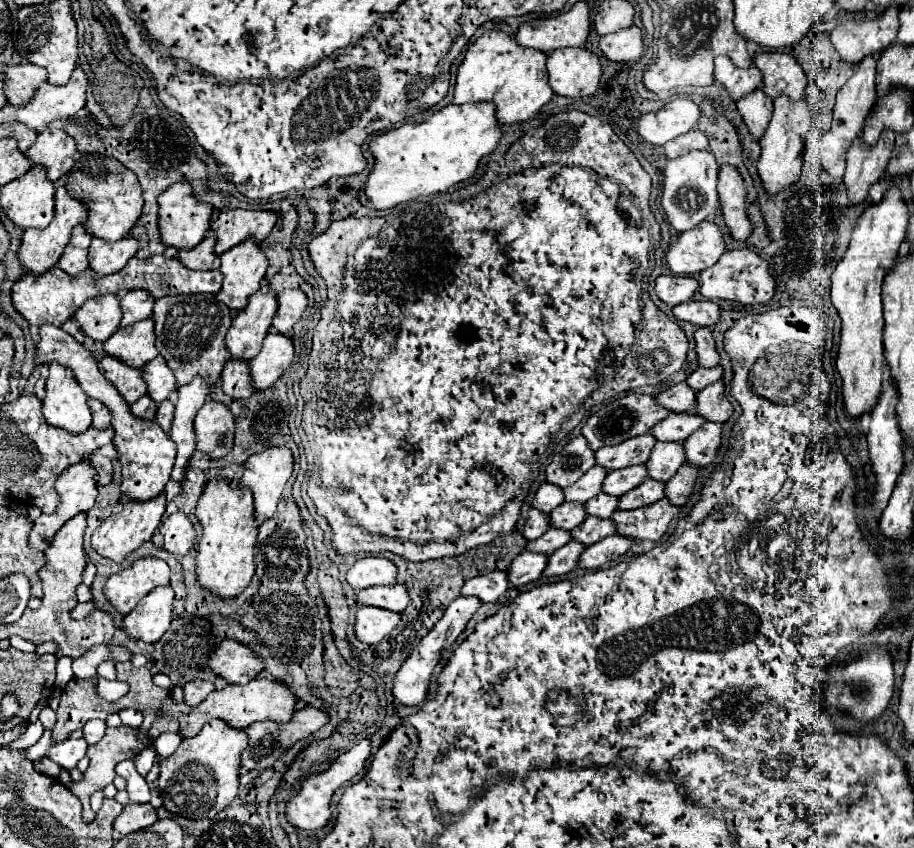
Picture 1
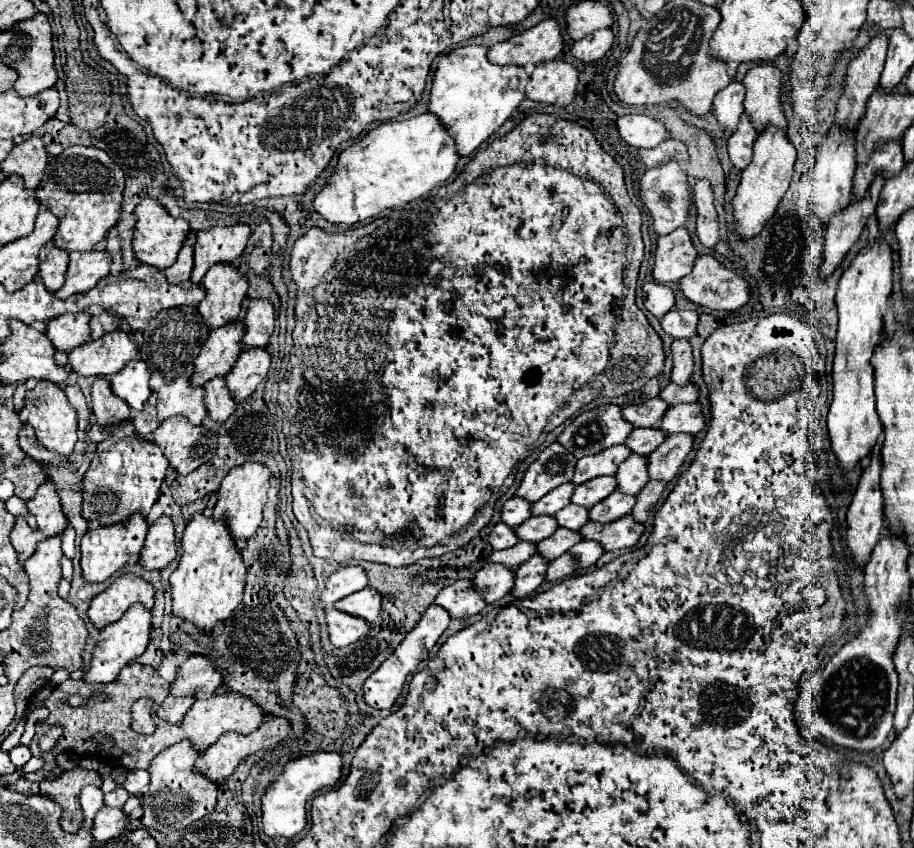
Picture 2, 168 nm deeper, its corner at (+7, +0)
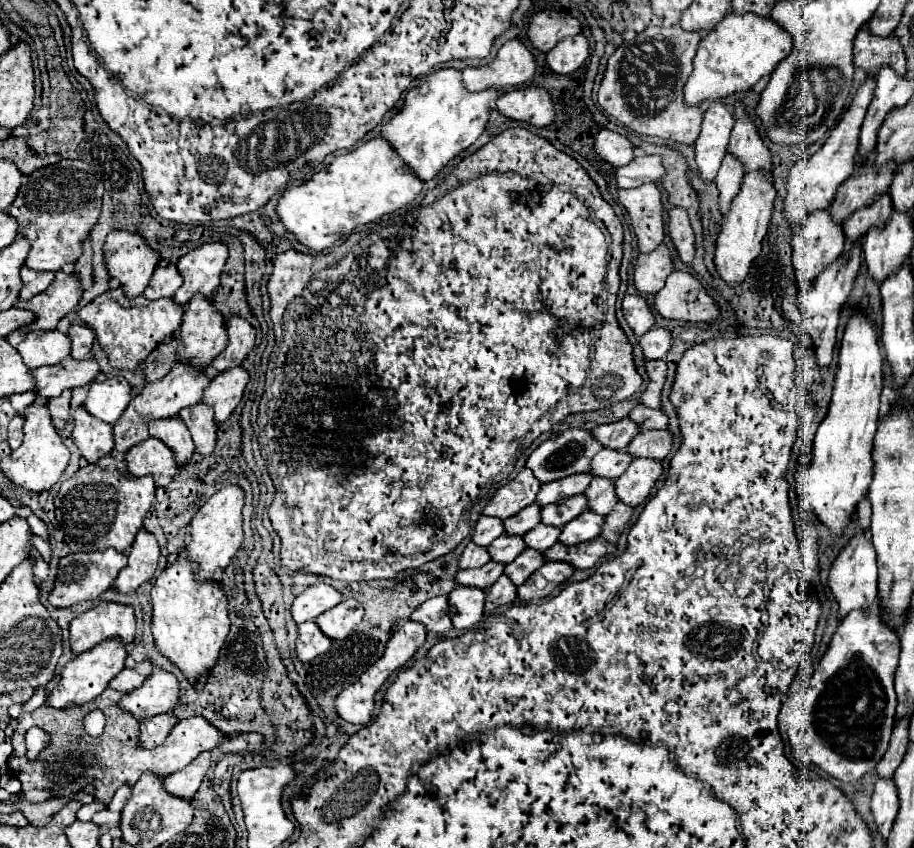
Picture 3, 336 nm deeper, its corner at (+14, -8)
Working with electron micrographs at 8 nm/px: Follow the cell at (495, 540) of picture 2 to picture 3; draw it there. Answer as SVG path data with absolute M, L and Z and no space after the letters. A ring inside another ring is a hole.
M468 544L458 560L458 568L460 570L466 570L466 568L480 568L484 566L486 562L490 562L490 558L486 556L486 550L484 548L478 548L476 544Z

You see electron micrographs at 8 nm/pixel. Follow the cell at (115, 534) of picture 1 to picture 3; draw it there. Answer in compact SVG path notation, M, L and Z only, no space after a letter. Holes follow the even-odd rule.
M114 550L106 552L78 552L78 554L68 554L66 558L60 560L58 564L58 574L54 580L54 586L48 594L48 602L54 608L70 608L78 602L86 600L96 600L102 592L112 588L118 572L126 566L126 556Z

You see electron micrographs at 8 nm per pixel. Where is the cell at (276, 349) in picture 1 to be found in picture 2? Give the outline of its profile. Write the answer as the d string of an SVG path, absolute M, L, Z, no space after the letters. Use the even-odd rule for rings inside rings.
M247 348L245 352L241 352L237 364L233 366L233 372L225 376L231 396L237 402L249 398L255 392L257 384L263 382L263 378L267 376L269 366L271 354L265 348Z

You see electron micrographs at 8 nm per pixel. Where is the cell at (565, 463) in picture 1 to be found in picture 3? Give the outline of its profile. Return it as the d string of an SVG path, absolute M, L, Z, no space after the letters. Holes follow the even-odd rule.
M524 468L518 472L516 478L512 478L494 492L494 498L486 504L482 514L498 520L516 516L520 510L524 510L536 500L538 488L540 484L538 480L534 480L534 474L528 468Z

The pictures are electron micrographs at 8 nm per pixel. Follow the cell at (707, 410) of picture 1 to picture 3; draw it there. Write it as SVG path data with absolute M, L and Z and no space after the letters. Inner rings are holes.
M654 430L654 432L640 432L634 436L634 440L628 444L626 452L632 458L652 458L662 460L668 456L672 448L670 432L668 430Z

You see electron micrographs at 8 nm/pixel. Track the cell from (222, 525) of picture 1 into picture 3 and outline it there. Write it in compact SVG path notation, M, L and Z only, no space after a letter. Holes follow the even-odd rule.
M178 556L166 570L156 578L156 584L152 588L152 636L154 636L154 646L158 652L168 658L172 664L180 668L180 672L188 680L200 680L204 674L210 674L214 666L218 664L222 644L226 640L228 628L230 628L230 618L226 610L228 602L224 596L224 590L220 588L218 582L206 582L198 584L194 580L194 564L186 560L186 556Z

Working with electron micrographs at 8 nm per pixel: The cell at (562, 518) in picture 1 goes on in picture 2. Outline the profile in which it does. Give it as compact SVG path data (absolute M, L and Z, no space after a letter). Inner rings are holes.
M533 516L525 524L521 524L515 532L521 536L521 540L529 542L541 542L543 538L551 536L559 528L555 516Z

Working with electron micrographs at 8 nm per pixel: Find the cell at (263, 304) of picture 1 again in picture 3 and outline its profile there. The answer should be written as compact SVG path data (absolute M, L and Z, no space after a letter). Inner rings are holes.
M174 364L164 378L160 378L156 382L146 383L142 392L136 395L136 398L130 400L126 412L112 426L112 430L114 430L114 450L118 454L126 454L126 450L130 450L134 444L148 438L146 426L148 426L150 420L169 418L177 415L182 408L198 404L208 382L210 380L206 378L204 372L194 372L194 368L186 368L186 364Z

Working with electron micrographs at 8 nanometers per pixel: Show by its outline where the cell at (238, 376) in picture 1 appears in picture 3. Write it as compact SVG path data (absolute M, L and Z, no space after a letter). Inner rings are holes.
M198 402L190 408L182 408L182 412L178 412L178 418L188 426L196 452L202 456L210 456L216 446L214 412L210 412L210 408L206 408L206 404Z

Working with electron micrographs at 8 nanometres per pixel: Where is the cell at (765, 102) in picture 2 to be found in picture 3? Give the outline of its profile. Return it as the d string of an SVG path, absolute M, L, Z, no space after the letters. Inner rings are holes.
M736 102L736 126L732 130L730 142L726 152L732 154L742 166L744 166L744 174L746 172L772 172L774 164L772 164L772 156L768 146L764 144L764 140L760 138L754 122L750 122L750 118L744 112L744 106L740 102Z

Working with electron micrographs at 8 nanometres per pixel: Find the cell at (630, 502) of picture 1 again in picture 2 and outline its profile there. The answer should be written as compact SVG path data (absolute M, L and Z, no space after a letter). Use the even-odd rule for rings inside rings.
M613 492L611 496L607 496L605 500L601 500L599 504L595 504L591 508L591 520L597 520L597 522L611 522L611 520L617 520L625 514L629 514L633 510L637 502L637 496L633 494L623 494L623 492Z

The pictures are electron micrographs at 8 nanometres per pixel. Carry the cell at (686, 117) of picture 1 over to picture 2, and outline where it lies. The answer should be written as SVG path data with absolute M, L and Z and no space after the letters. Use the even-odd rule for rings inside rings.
M647 114L621 116L617 120L617 128L621 138L635 148L653 148L669 136L665 122Z

